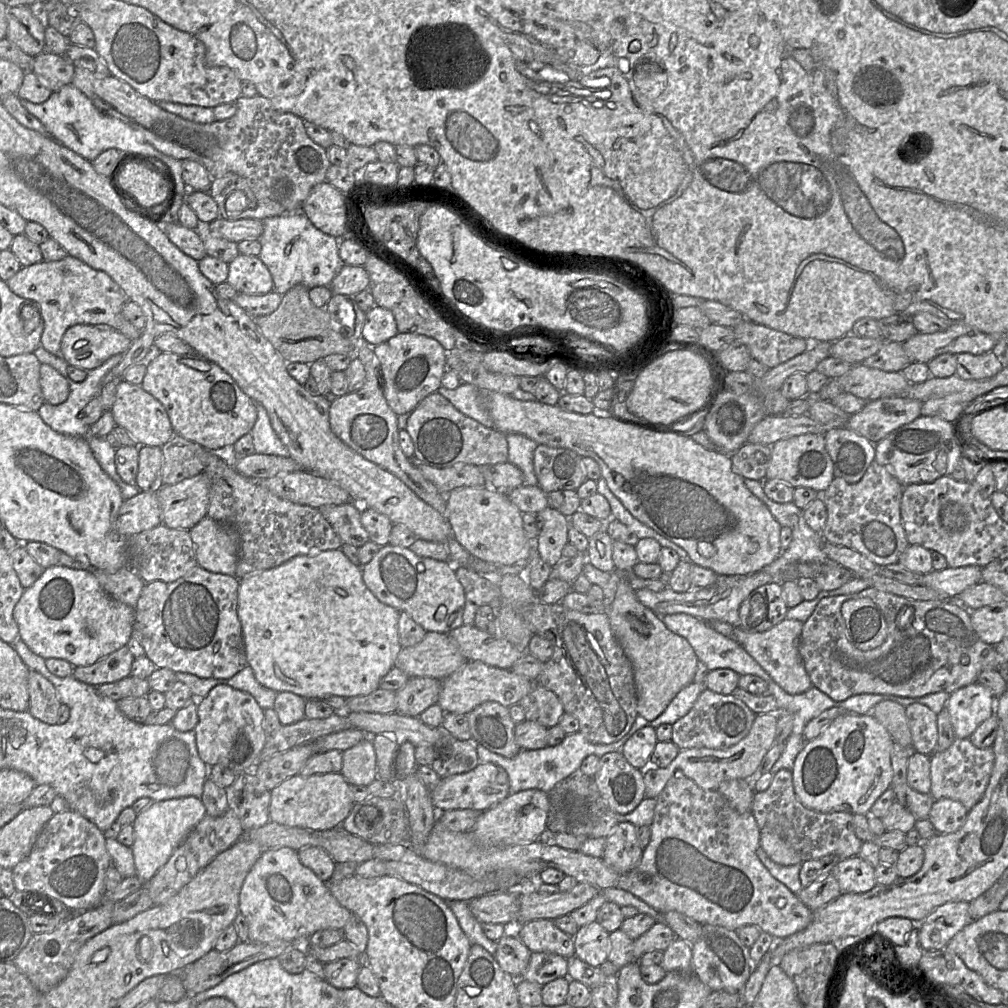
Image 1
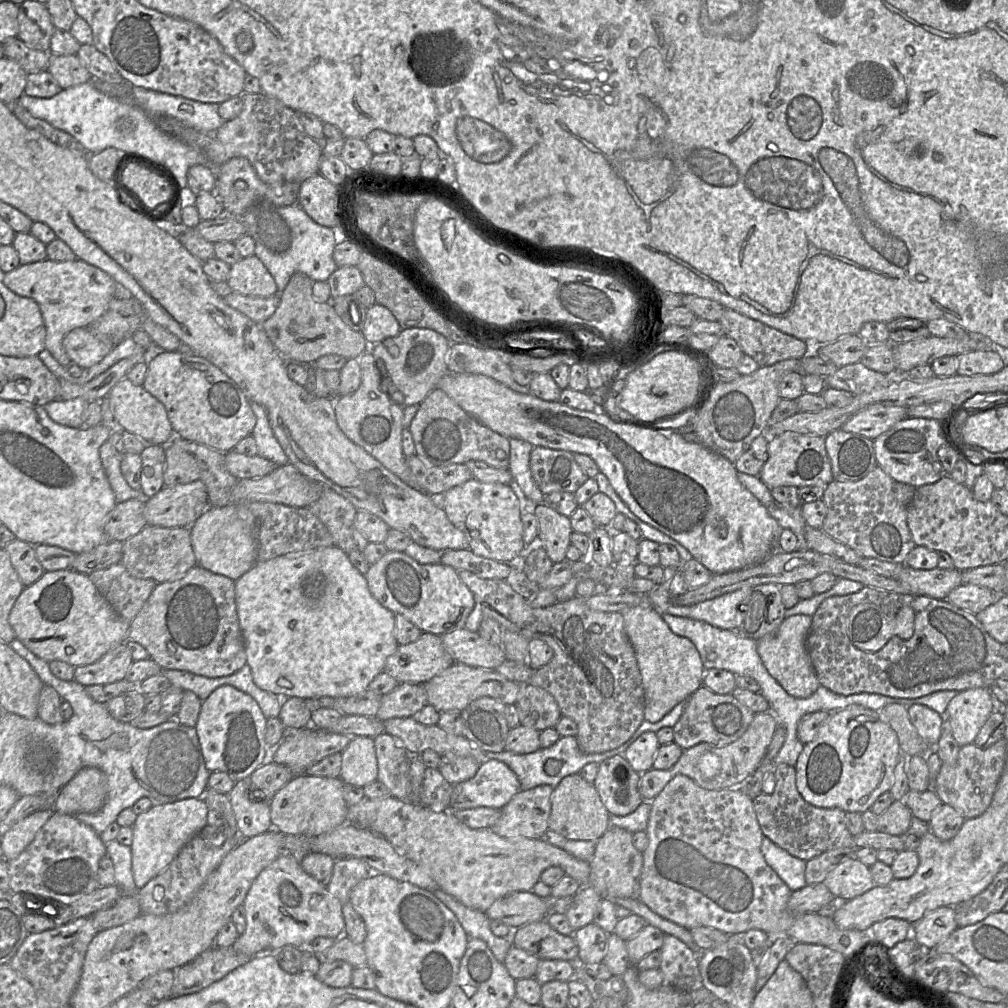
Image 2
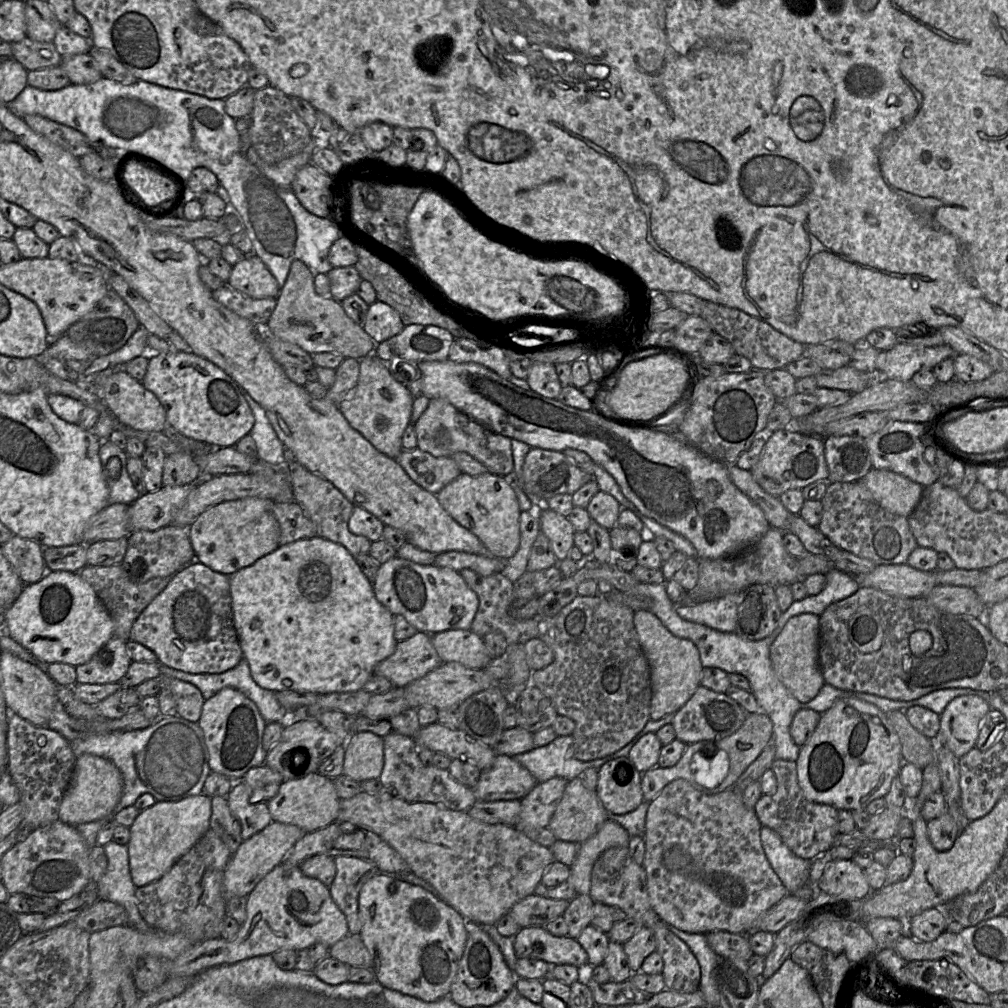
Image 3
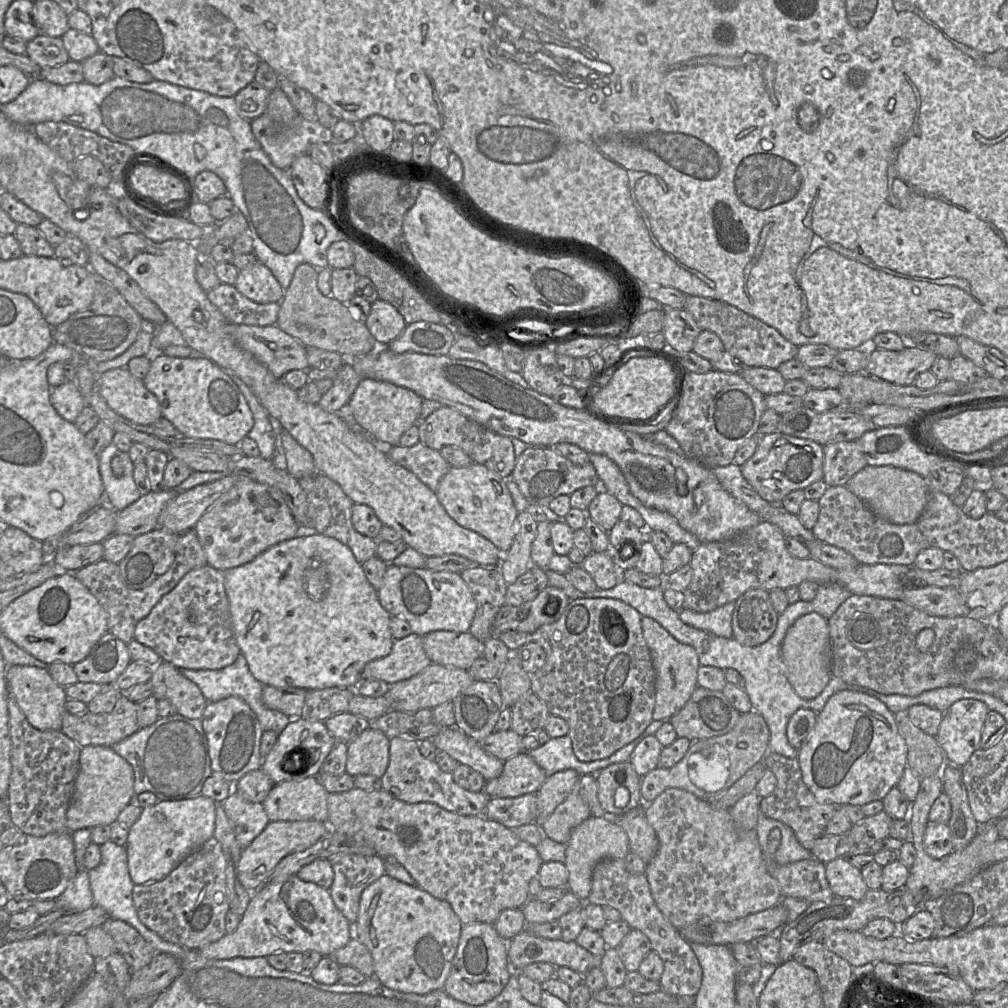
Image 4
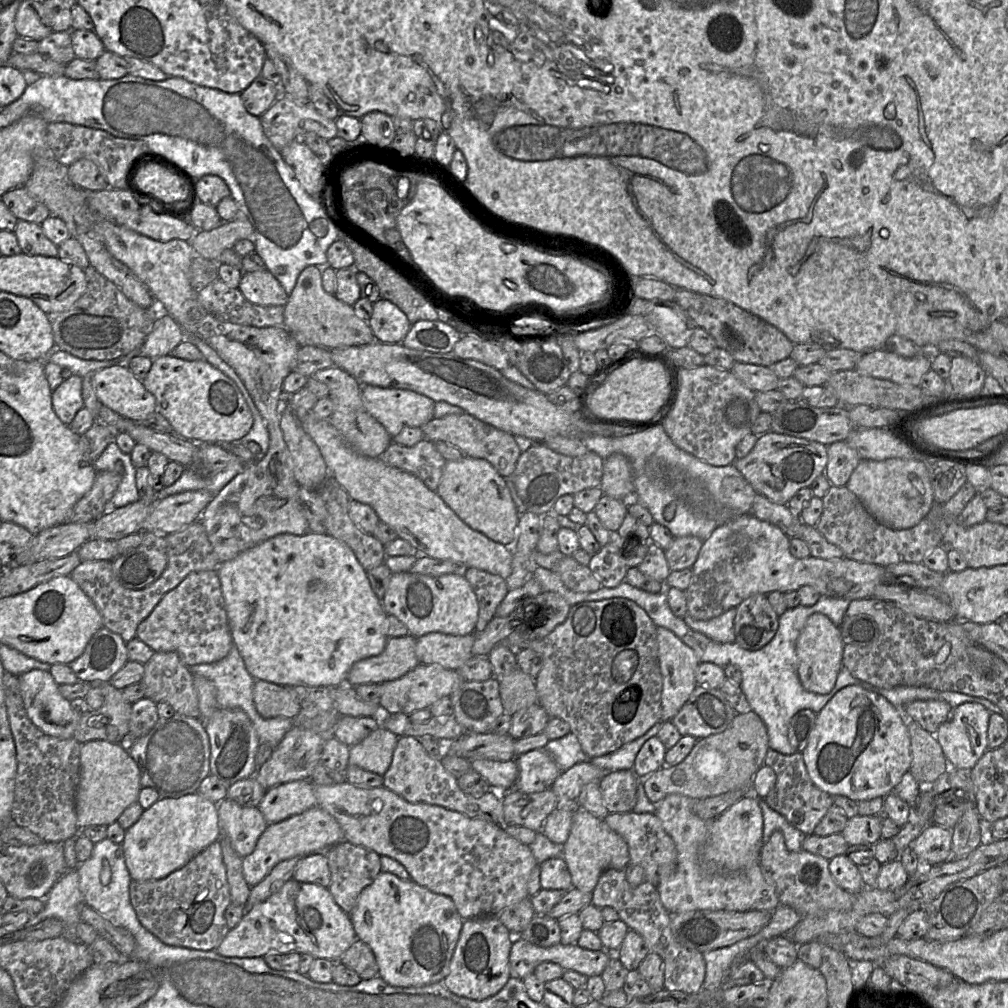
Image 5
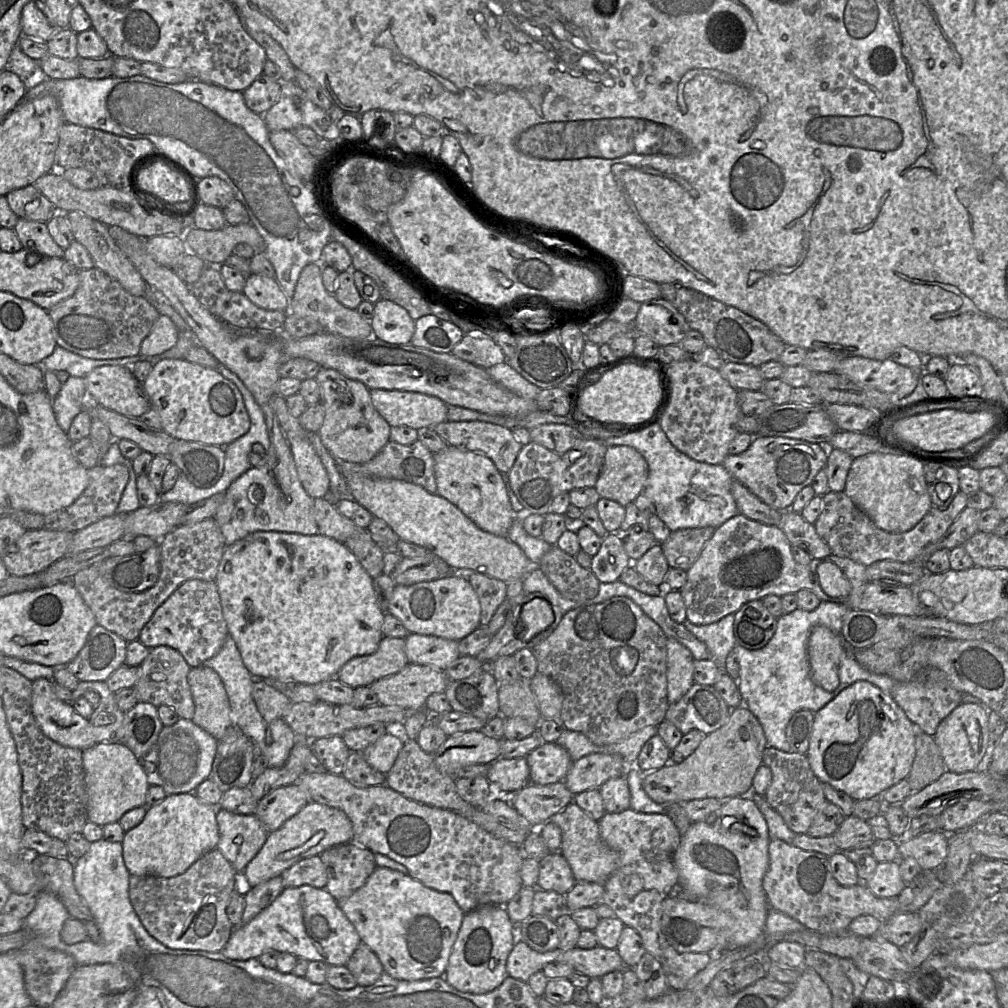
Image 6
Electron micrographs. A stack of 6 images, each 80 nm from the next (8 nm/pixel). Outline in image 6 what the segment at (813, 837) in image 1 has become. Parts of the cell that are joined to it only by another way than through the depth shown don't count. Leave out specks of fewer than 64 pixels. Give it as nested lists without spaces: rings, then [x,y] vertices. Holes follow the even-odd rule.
[[[766,747],[762,763],[772,772],[771,784],[764,794],[766,801],[796,835],[807,834],[813,818],[827,800],[822,783],[812,771],[806,754],[783,752],[776,748]]]

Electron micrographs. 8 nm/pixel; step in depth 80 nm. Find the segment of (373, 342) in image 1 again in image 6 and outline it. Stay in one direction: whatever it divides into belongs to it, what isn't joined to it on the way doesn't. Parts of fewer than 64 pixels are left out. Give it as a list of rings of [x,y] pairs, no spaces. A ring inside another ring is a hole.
[[[382,298],[374,303],[370,323],[373,336],[391,344],[409,344],[415,331],[415,321],[407,310]]]

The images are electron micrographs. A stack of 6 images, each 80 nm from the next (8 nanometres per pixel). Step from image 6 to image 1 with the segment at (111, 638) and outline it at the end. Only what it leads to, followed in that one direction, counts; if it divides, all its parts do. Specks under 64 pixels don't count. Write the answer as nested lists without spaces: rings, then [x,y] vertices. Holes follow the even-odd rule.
[[[123,646],[92,665],[75,667],[72,675],[94,687],[117,682],[130,676],[134,659],[128,647]]]

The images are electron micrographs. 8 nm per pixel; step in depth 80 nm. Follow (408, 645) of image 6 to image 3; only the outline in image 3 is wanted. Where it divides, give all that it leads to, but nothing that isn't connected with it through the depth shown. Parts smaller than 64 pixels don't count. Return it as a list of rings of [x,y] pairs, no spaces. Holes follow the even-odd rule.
[[[446,630],[431,634],[432,644],[441,661],[457,662],[471,669],[483,669],[490,656],[483,639],[468,630]]]

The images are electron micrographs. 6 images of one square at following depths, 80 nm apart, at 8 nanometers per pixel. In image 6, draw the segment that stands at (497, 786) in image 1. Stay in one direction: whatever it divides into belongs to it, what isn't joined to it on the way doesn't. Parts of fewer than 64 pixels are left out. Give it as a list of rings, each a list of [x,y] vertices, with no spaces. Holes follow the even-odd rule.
[[[545,742],[525,757],[529,767],[529,783],[547,785],[562,781],[574,761],[556,742]]]

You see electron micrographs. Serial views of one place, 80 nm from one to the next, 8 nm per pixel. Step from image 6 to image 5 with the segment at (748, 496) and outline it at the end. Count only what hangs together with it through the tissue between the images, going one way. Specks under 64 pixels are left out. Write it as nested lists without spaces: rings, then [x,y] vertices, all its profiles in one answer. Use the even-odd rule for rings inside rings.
[[[760,494],[754,498],[750,514],[761,521],[775,525],[785,534],[793,525],[801,523],[800,517],[793,514],[786,504],[775,504]]]

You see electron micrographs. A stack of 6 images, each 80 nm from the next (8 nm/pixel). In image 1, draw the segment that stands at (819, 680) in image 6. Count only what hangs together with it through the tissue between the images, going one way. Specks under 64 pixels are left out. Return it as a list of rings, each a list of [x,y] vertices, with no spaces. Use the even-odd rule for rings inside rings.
[[[785,618],[764,632],[747,632],[719,620],[706,620],[706,622],[715,631],[740,644],[788,694],[802,694],[812,686],[798,648],[803,622]]]

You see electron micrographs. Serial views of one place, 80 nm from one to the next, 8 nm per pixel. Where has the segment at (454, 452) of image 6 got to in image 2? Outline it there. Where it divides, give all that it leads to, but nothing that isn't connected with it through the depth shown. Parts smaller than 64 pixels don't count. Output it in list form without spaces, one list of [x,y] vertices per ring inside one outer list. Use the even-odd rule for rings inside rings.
[[[472,478],[449,489],[438,500],[448,519],[465,534],[468,549],[474,554],[505,563],[514,563],[525,556],[521,520],[524,508],[511,486]]]

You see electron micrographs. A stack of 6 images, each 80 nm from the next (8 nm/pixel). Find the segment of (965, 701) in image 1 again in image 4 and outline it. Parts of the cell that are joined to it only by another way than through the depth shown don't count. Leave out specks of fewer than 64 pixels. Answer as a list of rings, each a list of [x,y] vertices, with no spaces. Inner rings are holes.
[[[961,699],[944,713],[935,738],[949,764],[961,768],[980,748],[988,712],[988,707],[982,701]]]

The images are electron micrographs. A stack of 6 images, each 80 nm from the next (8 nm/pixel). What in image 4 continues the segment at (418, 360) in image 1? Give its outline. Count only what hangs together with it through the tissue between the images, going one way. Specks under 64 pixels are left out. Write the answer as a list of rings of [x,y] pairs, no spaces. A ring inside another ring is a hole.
[[[426,321],[406,325],[403,332],[387,348],[397,354],[417,352],[429,355],[448,355],[455,335],[445,326]]]

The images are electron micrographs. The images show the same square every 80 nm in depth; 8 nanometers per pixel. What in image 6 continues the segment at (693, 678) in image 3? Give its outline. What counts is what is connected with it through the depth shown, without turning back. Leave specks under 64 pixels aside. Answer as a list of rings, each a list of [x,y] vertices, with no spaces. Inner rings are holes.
[[[667,638],[667,700],[669,704],[679,701],[694,684],[694,658],[684,645],[674,638]]]

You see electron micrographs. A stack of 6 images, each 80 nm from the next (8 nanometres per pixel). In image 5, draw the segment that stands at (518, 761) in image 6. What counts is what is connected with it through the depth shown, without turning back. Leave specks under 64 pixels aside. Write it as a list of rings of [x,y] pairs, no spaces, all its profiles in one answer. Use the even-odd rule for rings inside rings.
[[[485,758],[468,759],[471,768],[482,775],[490,786],[511,787],[518,777],[515,759],[496,761]]]

